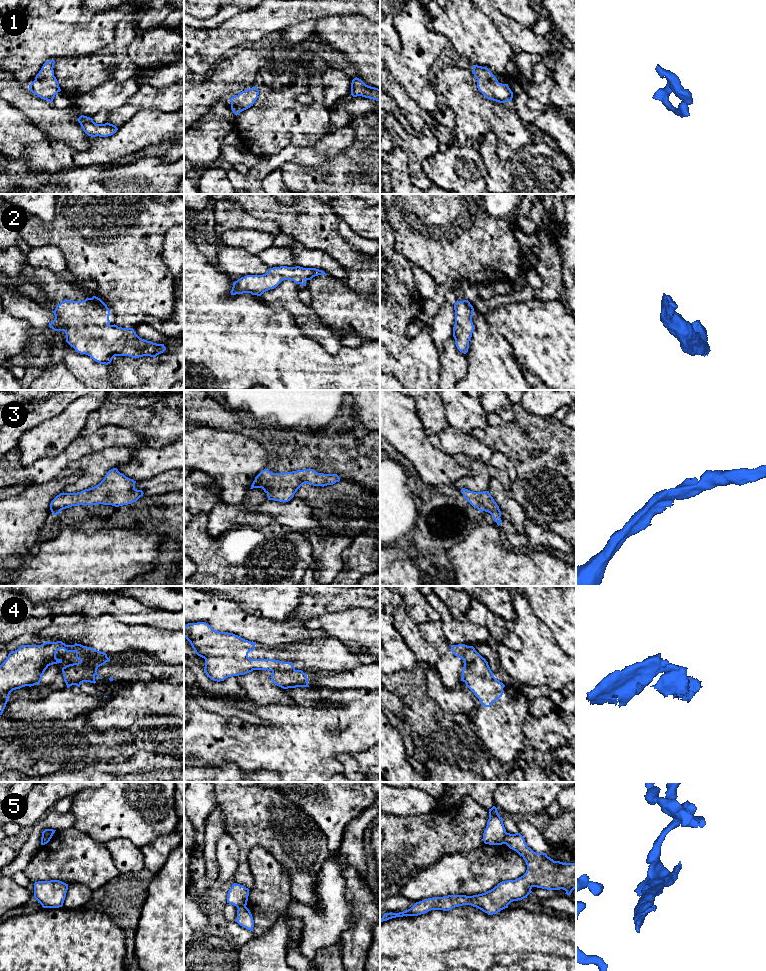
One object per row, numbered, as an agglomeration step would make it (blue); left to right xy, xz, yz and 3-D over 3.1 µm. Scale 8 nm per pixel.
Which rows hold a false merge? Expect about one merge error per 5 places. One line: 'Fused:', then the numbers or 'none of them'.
Fused: 4, 5

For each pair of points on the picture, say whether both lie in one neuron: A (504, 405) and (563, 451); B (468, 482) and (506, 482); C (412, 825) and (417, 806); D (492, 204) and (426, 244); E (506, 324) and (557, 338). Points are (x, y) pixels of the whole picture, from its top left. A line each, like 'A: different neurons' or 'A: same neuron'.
A: different neurons
B: same neuron
C: different neurons
D: different neurons
E: same neuron

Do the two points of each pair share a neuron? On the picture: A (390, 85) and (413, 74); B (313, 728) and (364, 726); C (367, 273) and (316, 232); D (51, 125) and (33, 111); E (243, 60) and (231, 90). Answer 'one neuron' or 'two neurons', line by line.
A: two neurons
B: one neuron
C: one neuron
D: one neuron
E: one neuron

